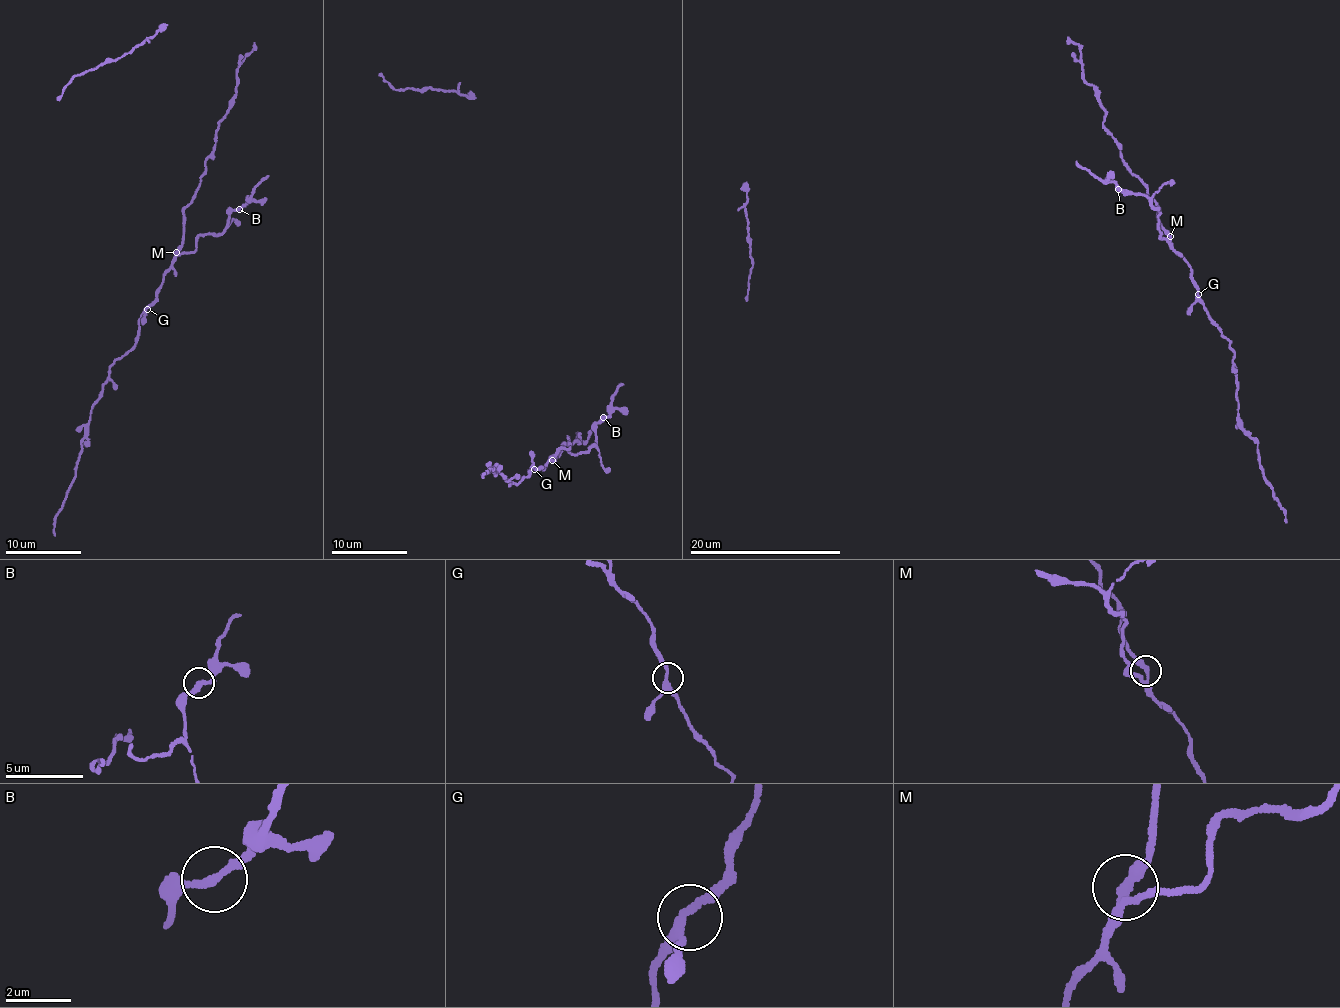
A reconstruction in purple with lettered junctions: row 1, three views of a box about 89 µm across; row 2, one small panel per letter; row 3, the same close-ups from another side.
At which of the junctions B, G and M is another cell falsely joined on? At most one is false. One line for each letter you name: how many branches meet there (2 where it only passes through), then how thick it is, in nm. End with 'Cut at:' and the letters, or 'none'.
Cut at: none

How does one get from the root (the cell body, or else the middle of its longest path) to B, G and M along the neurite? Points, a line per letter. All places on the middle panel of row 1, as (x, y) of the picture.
B: (616, 392), (609, 404), (609, 415), (603, 417)
G: (616, 392), (609, 415), (597, 424), (596, 444), (574, 454), (570, 447), (562, 449), (544, 468), (534, 469)
M: (616, 392), (609, 415), (597, 424), (596, 444), (574, 454), (570, 447), (562, 449), (552, 460)

